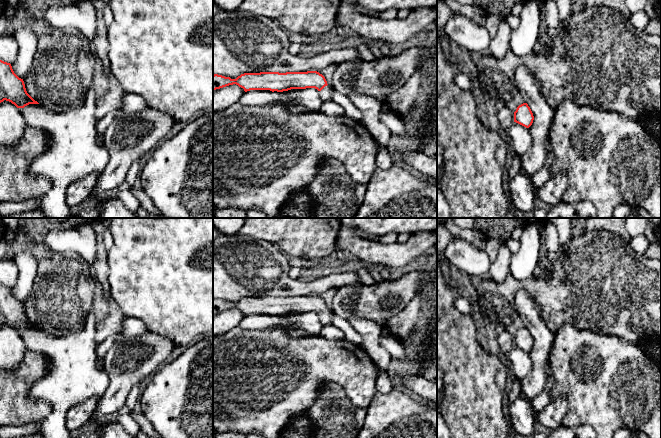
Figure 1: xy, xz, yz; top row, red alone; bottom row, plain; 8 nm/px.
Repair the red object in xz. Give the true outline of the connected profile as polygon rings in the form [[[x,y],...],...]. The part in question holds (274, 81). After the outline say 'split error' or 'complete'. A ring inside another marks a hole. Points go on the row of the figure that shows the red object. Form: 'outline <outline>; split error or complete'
outline [[[307,71],[307,72],[260,72],[260,73],[244,73],[238,76],[236,79],[231,79],[230,77],[225,77],[222,75],[213,75],[213,90],[220,89],[229,85],[236,84],[243,88],[245,92],[250,90],[270,90],[272,92],[283,92],[291,89],[306,89],[315,88],[320,92],[320,97],[322,101],[332,100],[333,93],[335,90],[332,86],[327,84],[325,77],[317,71]]]; split error

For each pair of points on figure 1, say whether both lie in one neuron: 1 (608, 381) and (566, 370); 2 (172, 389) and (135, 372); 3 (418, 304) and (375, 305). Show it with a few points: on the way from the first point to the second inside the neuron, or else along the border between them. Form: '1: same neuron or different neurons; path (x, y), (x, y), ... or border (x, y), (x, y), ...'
1: same neuron; path (597, 383), (583, 385), (577, 381)
2: different neurons; border (163, 363), (147, 380)
3: different neurons; border (415, 296), (400, 311), (388, 318)

